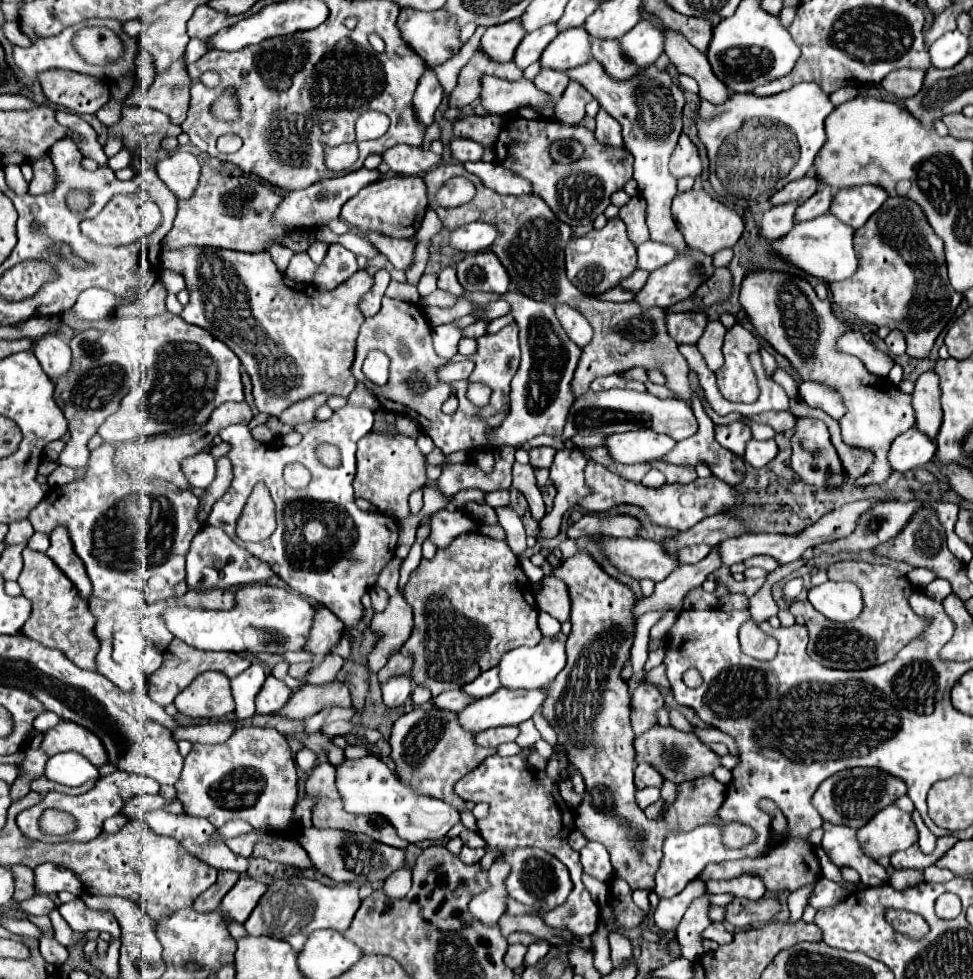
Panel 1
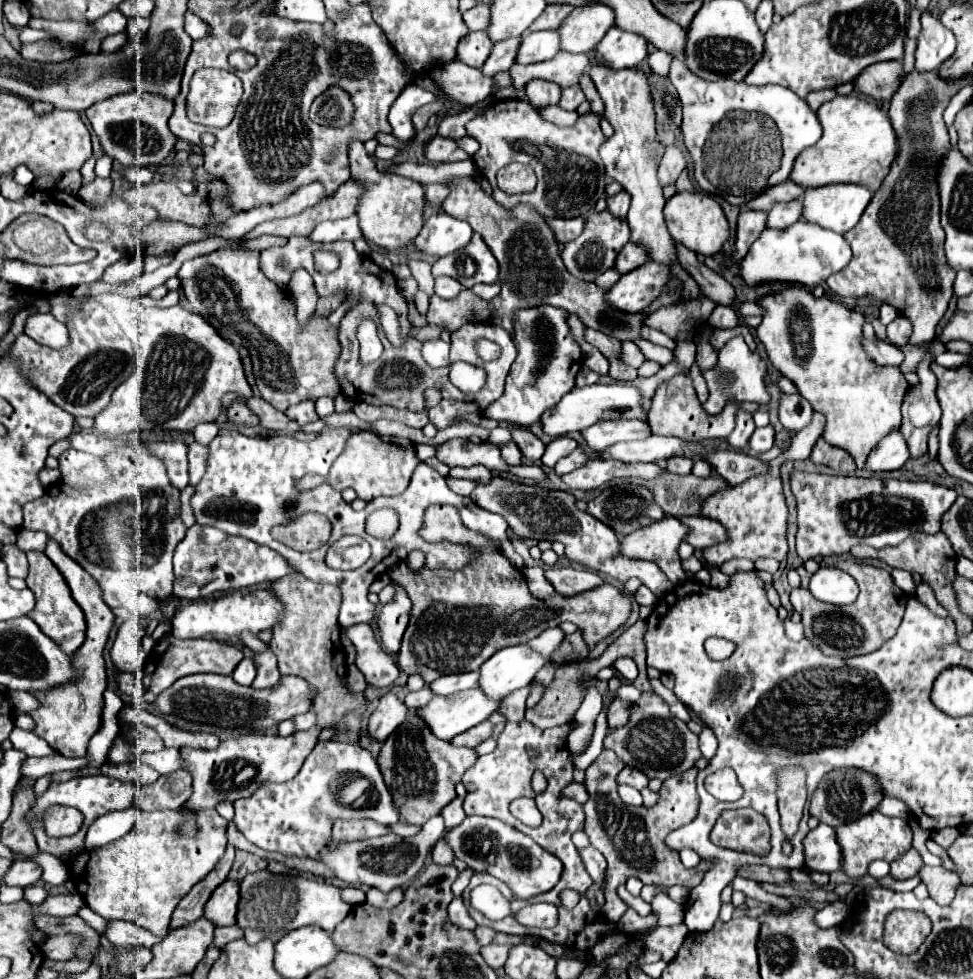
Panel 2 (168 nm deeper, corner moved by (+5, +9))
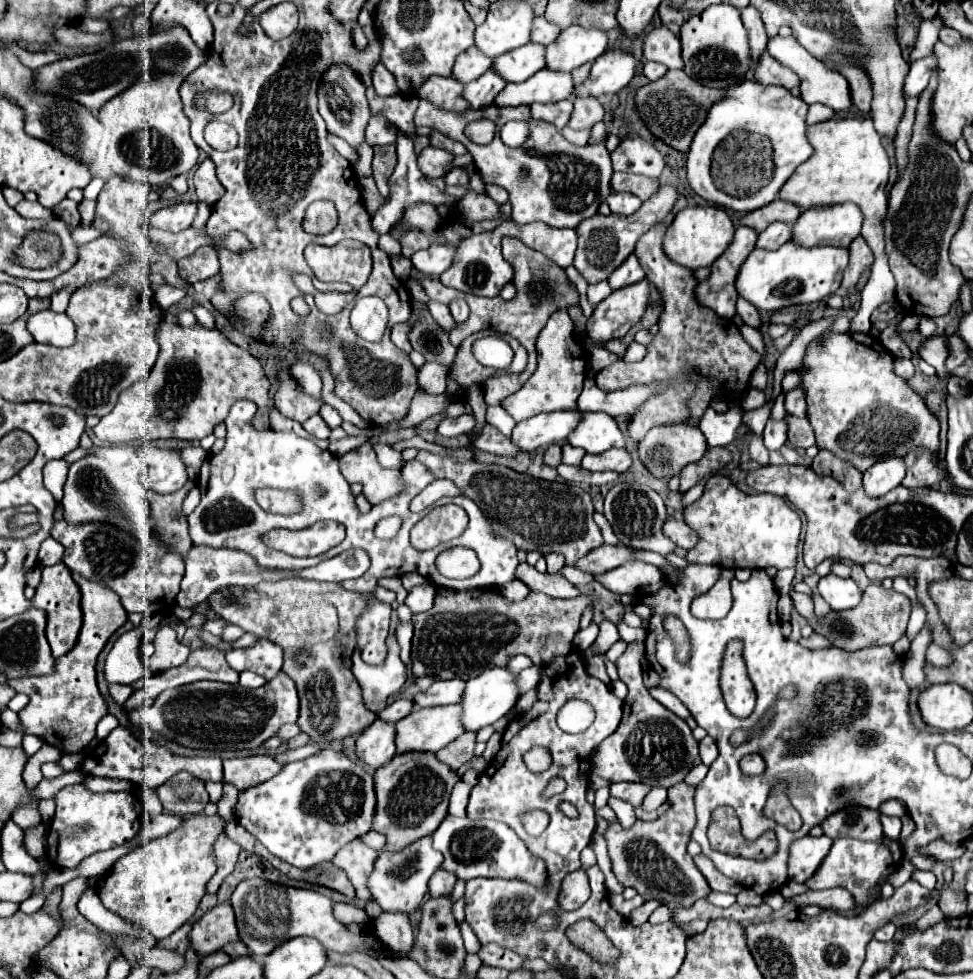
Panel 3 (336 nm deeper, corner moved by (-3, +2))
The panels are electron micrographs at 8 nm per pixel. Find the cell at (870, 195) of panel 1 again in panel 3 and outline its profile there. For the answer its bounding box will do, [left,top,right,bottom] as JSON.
[794,203,862,247]

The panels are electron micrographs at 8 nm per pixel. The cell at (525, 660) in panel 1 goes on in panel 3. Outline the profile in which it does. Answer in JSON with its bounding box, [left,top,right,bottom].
[460,667,518,731]

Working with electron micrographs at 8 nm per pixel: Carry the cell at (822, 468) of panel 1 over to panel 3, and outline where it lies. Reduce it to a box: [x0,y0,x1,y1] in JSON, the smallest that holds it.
[786,385,806,417]

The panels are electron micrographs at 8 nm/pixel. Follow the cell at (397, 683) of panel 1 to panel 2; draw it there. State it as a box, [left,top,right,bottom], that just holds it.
[368,692,406,742]

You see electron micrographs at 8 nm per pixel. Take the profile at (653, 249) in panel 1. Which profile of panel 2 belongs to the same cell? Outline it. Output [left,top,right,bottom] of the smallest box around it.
[614,242,648,274]

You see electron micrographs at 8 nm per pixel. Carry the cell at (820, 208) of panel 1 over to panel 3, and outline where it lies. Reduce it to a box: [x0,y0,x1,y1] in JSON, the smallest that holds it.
[756,223,792,251]

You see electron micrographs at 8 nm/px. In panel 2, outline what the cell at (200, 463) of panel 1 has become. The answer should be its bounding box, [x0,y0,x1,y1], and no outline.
[144,440,190,490]

